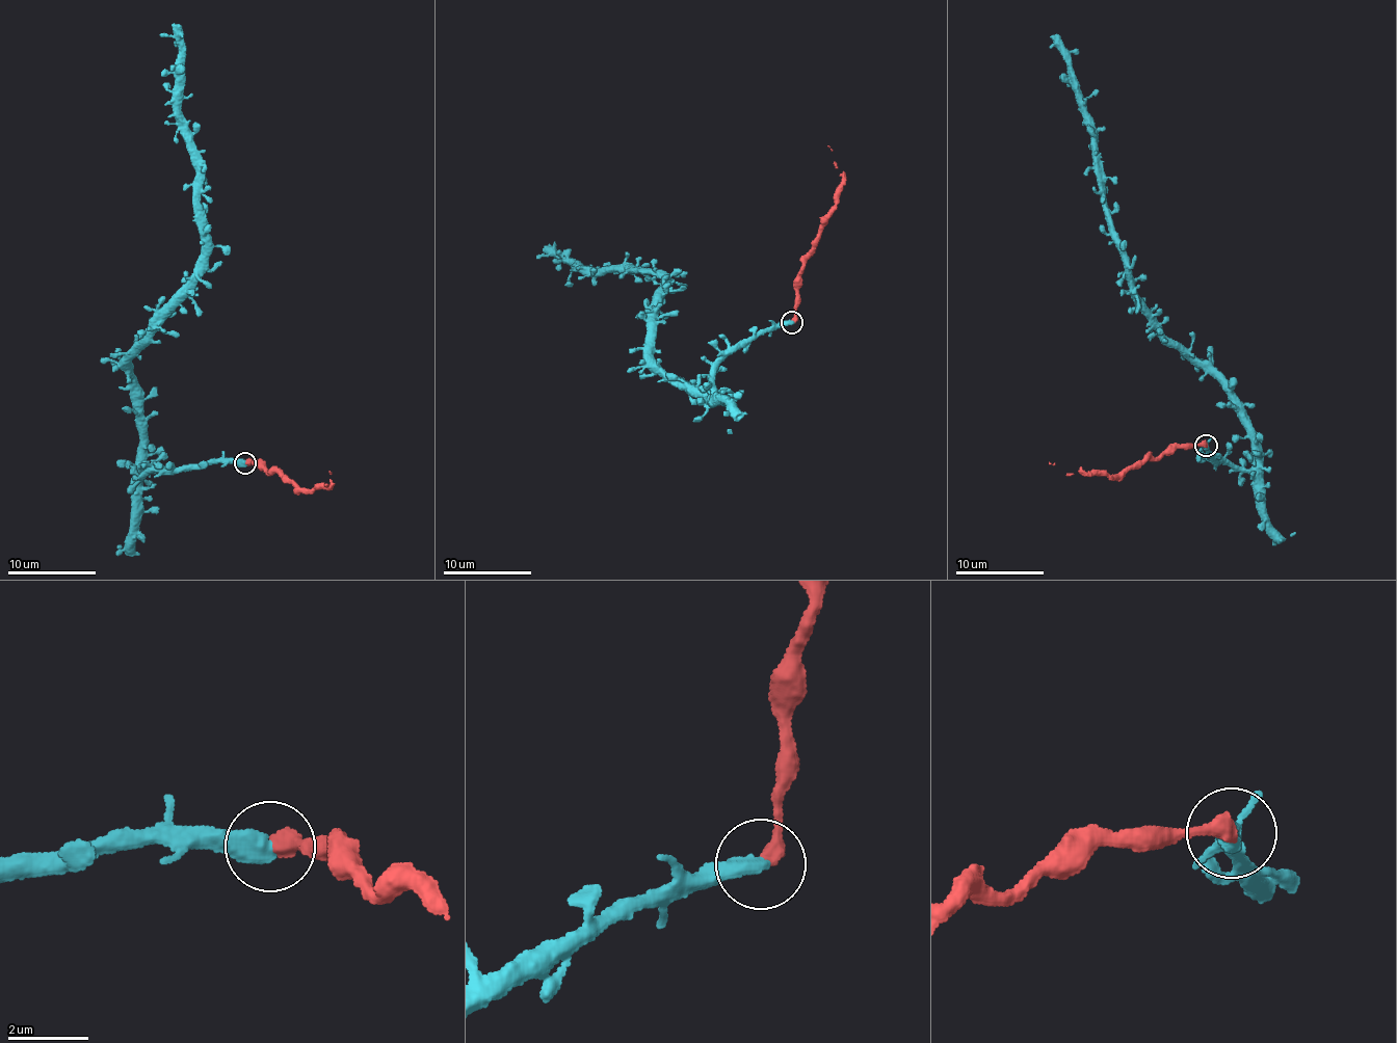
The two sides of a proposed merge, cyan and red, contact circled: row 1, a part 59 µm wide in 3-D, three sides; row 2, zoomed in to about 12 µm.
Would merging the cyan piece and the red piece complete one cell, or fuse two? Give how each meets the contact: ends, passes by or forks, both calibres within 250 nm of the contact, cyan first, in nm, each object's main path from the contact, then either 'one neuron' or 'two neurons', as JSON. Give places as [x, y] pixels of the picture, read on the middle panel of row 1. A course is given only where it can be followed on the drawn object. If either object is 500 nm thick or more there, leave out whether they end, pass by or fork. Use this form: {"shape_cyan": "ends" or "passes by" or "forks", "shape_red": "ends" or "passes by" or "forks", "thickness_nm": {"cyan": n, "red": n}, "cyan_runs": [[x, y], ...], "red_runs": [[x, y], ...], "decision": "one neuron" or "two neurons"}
{"shape_cyan": "ends", "shape_red": "ends", "thickness_nm": {"cyan": 480, "red": 400}, "cyan_runs": [[791, 322], [742, 340], [703, 400], [654, 363], [647, 330], [665, 290], [659, 277], [603, 273], [544, 249]], "red_runs": [[793, 322], [799, 273], [820, 225], [838, 201], [843, 170], [834, 161], [827, 145]], "decision": "two neurons"}

